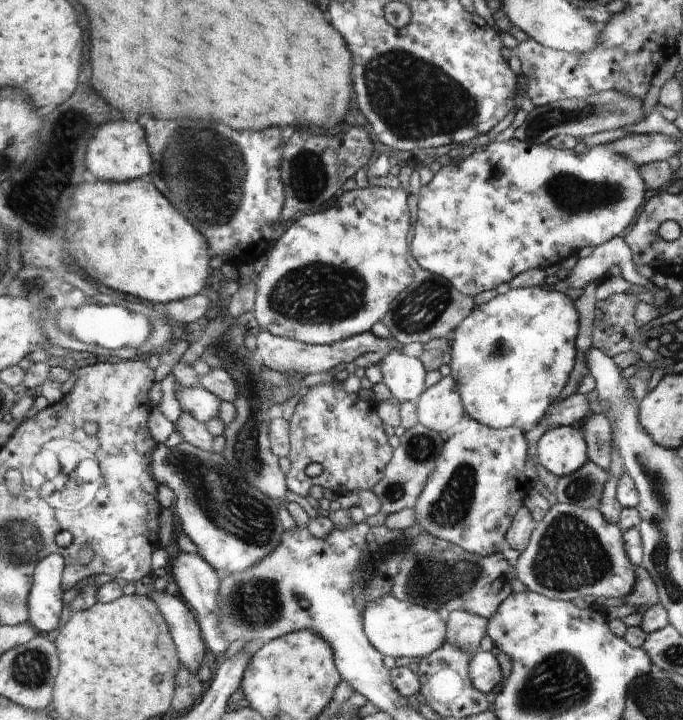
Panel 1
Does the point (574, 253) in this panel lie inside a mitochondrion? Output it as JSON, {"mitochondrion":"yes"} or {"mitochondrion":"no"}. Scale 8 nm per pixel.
{"mitochondrion":"no"}

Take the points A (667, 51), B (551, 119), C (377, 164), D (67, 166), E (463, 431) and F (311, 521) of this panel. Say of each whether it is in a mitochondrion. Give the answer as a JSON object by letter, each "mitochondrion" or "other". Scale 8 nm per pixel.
{"A":"other","B":"mitochondrion","C":"other","D":"mitochondrion","E":"other","F":"other"}

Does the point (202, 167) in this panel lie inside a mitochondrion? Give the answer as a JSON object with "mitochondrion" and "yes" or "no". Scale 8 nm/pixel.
{"mitochondrion":"yes"}

